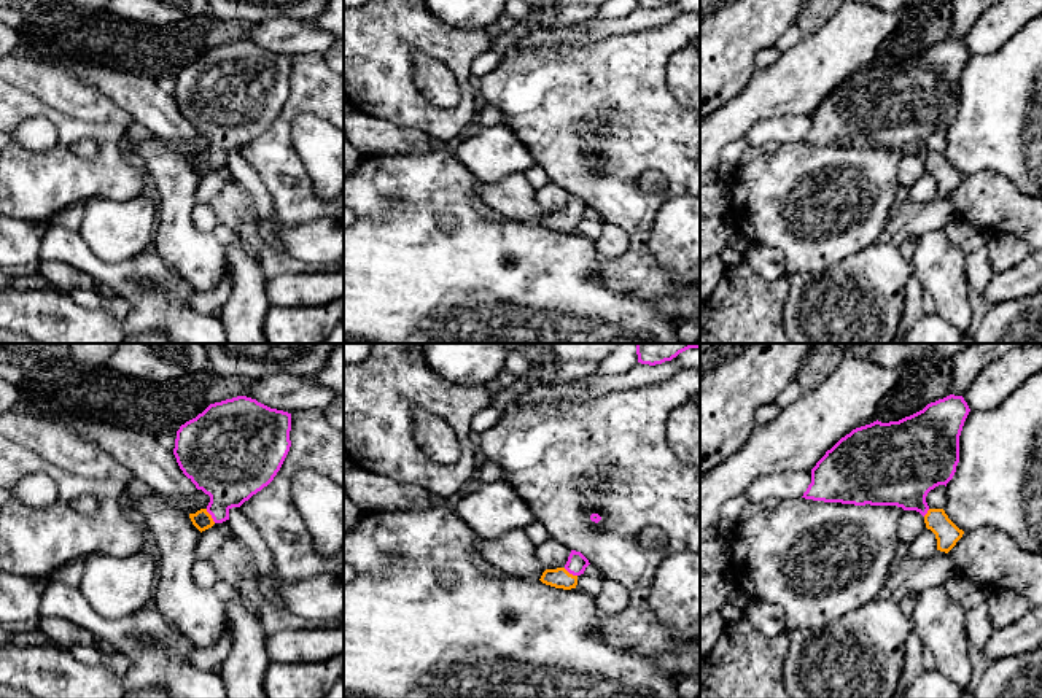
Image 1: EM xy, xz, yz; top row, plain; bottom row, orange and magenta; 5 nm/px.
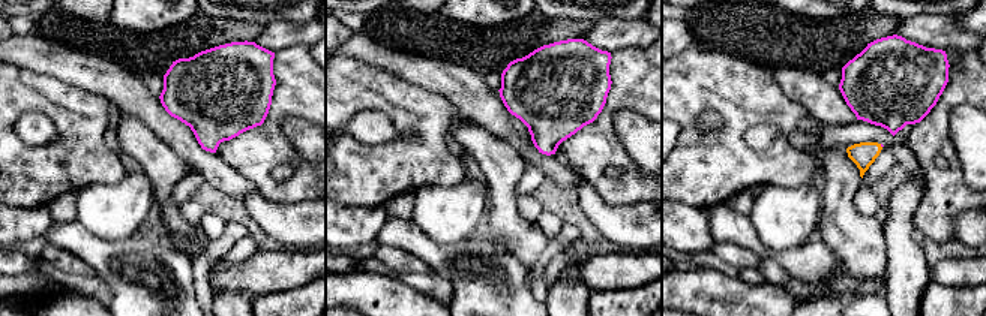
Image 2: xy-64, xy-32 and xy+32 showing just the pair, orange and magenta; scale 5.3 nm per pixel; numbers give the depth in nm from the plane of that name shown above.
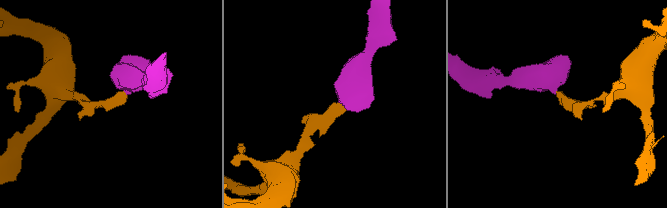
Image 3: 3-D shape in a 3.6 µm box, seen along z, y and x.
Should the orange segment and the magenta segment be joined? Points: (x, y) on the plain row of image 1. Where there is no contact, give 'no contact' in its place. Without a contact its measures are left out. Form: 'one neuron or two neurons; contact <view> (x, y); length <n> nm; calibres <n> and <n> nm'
one neuron; contact xy (210, 159); length 90 nm; calibres 100 and 320 nm

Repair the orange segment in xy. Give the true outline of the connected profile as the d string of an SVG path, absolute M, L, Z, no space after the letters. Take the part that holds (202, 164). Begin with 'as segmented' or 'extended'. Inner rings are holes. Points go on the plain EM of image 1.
extended | M247 40L210 48L180 70L173 92L177 107L196 132L210 140L205 153L189 157L200 176L229 164L232 151L240 151L274 124L291 91L290 75L291 57Z

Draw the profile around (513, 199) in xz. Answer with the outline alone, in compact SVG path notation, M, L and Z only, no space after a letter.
M523 173L501 178L496 183L477 181L476 194L503 221L536 223L546 215L536 202L536 189Z

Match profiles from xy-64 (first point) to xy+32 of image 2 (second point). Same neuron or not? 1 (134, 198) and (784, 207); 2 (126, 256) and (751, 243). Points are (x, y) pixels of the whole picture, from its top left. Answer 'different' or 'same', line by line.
1: same
2: same

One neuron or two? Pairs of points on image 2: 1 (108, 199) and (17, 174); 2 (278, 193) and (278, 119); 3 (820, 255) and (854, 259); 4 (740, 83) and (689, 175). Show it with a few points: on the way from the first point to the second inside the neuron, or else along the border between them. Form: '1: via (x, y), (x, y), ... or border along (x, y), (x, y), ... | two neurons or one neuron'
1: border along (113, 183), (93, 183), (77, 190) | two neurons
2: via (266, 175), (266, 146), (269, 137) | one neuron
3: border along (821, 238), (847, 273) | two neurons
4: via (734, 107), (734, 128), (730, 140), (713, 158) | one neuron

